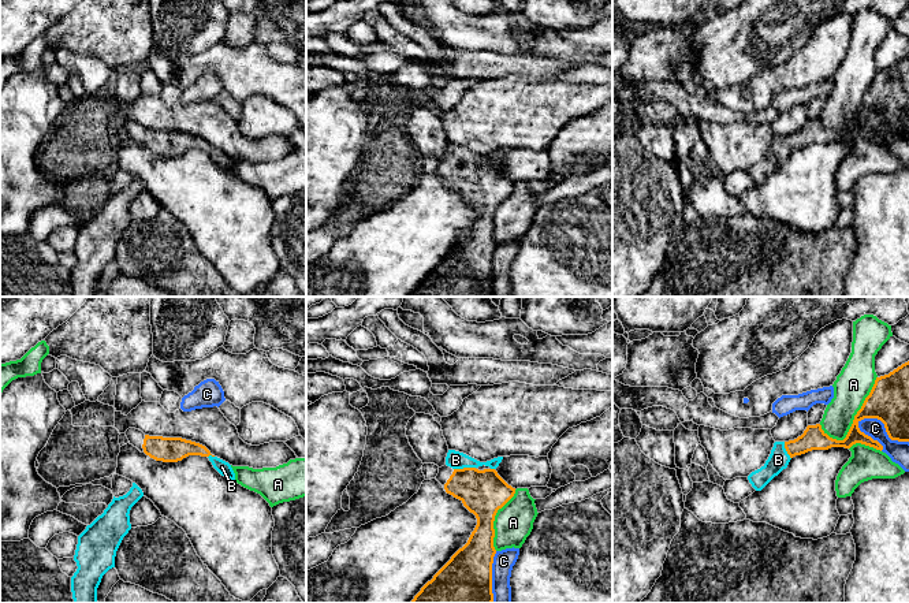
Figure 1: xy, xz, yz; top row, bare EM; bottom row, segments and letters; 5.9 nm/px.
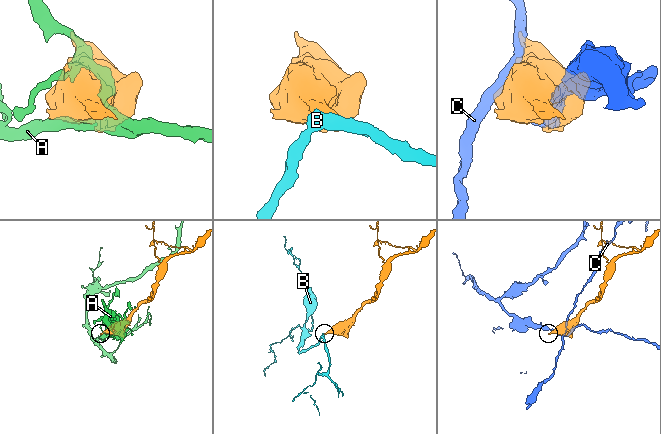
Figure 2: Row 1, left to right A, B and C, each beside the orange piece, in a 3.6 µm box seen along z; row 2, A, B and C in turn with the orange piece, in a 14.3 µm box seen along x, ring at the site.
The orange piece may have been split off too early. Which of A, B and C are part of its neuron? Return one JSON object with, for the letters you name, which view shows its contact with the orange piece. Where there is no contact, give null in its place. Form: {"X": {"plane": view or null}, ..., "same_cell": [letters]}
{"B": {"plane": "xz"}, "same_cell": ["B"]}

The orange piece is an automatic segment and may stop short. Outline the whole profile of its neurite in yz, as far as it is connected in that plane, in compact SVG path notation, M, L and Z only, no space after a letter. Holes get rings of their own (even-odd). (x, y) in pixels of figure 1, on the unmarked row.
M909 55L888 68L876 71L843 134L830 131L820 118L808 119L804 127L794 134L775 135L765 157L748 170L749 176L756 185L761 185L787 161L793 150L812 144L850 142L861 137L882 145L883 139L878 134L860 124L858 116L864 112L880 113L891 134L909 135Z

